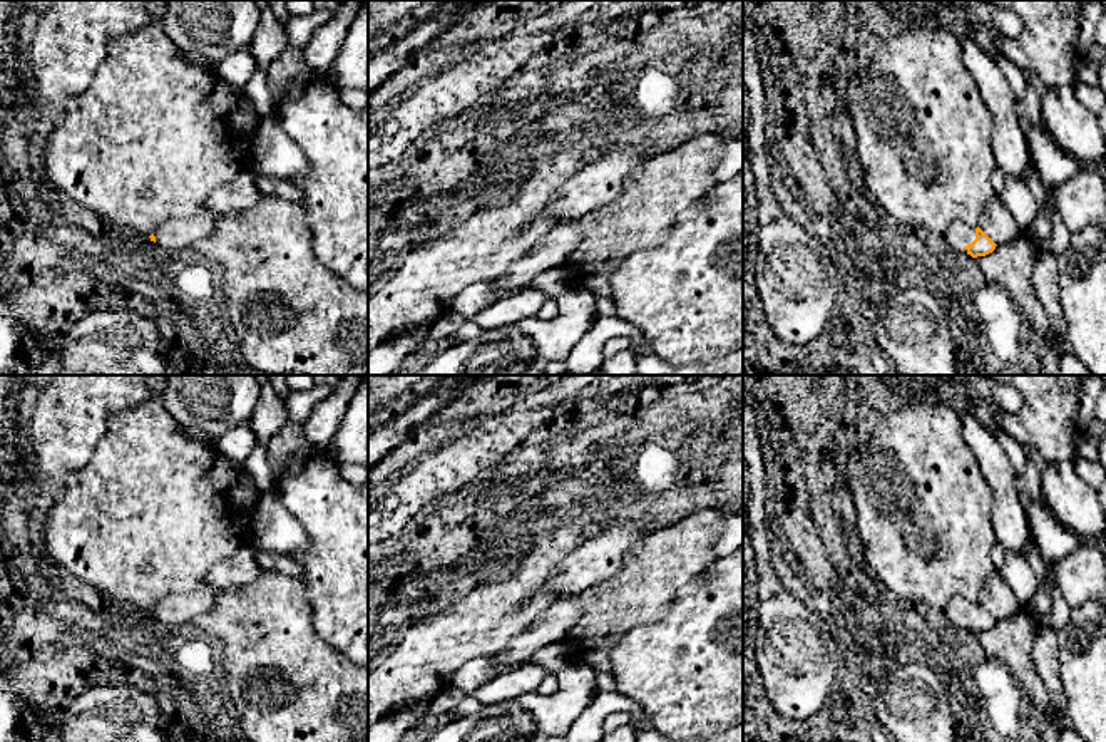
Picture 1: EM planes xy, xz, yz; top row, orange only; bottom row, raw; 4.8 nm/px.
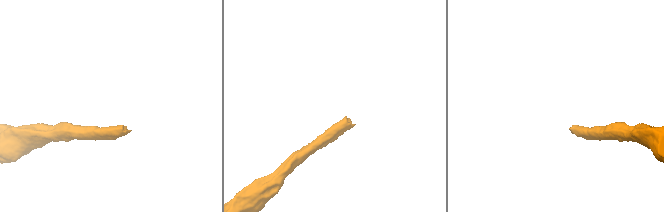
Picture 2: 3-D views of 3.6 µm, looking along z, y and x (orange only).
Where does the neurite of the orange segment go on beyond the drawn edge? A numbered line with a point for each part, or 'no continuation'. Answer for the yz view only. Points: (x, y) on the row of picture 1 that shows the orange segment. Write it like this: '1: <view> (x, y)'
1: yz (959, 235)

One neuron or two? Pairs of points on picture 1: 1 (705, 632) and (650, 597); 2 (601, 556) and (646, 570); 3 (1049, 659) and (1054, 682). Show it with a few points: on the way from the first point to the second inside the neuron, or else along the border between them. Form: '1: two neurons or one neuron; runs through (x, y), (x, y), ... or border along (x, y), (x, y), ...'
1: two neurons; border along (693, 578), (678, 592), (661, 617), (633, 627)
2: two neurons; border along (648, 533), (626, 551), (614, 573), (591, 587)
3: one neuron; runs through (1049, 664), (1051, 677)

